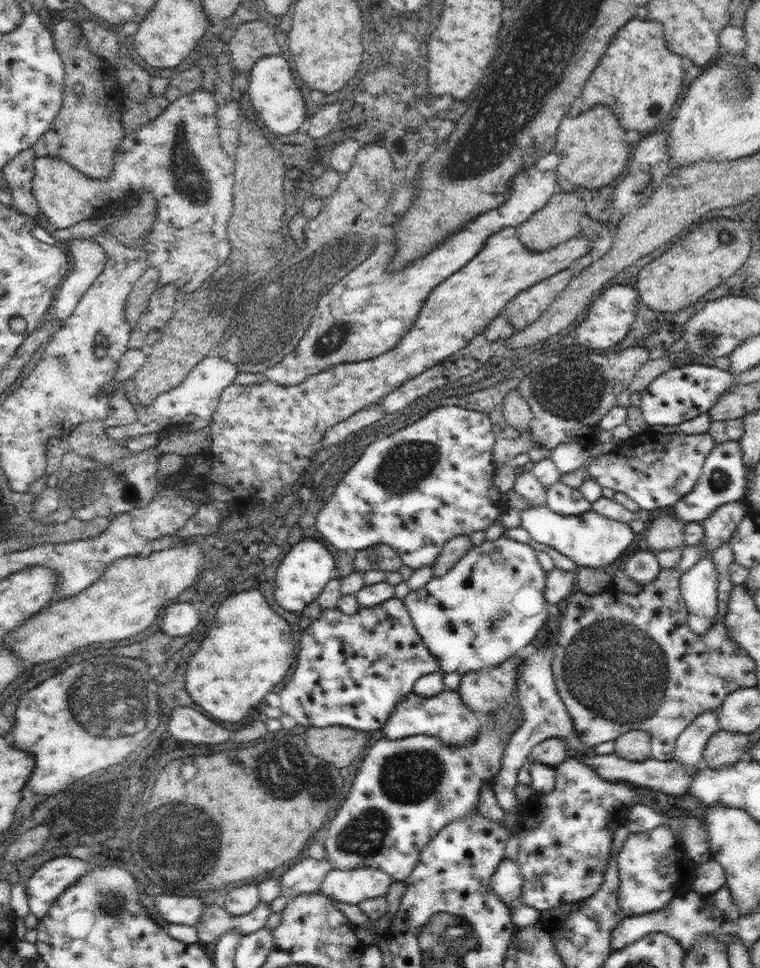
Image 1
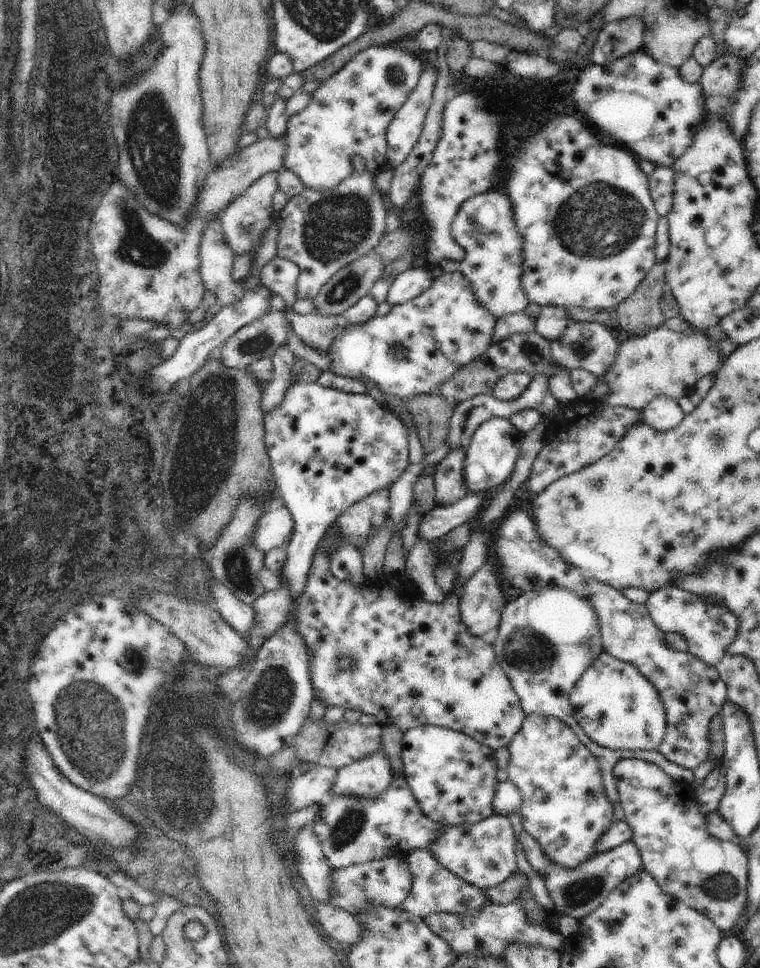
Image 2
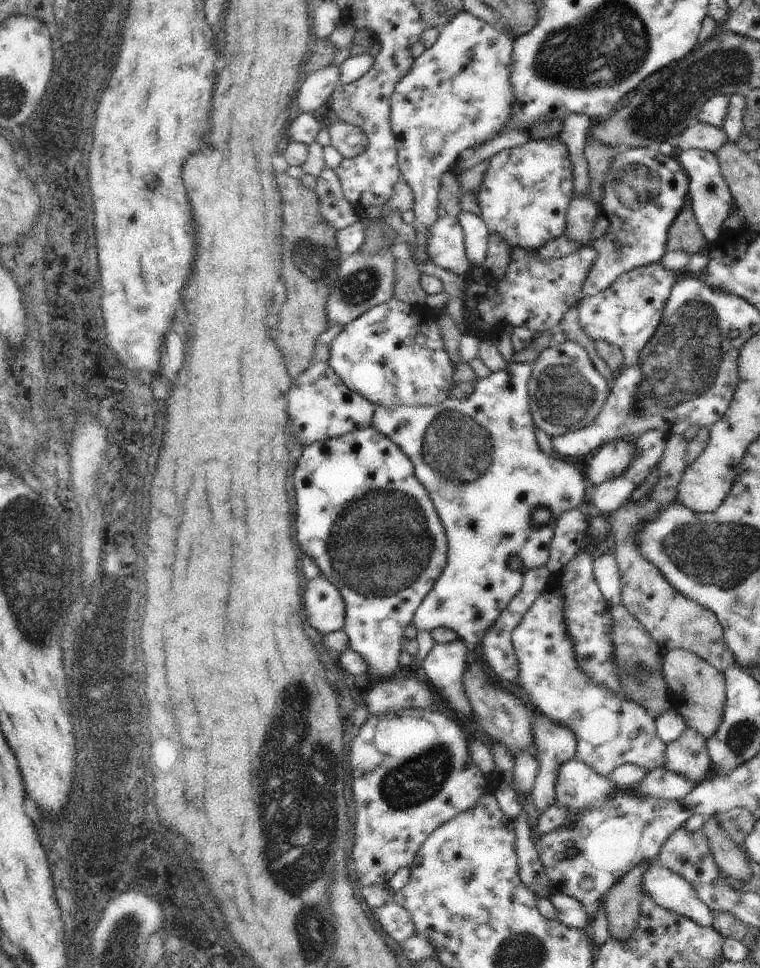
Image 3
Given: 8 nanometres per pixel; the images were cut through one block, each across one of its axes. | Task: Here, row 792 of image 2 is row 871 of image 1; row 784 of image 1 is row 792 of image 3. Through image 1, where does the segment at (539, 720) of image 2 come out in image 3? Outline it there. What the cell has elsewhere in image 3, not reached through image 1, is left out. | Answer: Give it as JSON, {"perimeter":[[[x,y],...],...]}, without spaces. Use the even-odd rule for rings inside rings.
{"perimeter":[[[575,759],[558,768],[553,804],[571,811],[571,821],[557,826],[548,834],[540,835],[534,840],[534,844],[551,884],[552,894],[560,892],[578,900],[588,913],[590,922],[601,907],[605,894],[631,868],[644,861],[655,861],[666,839],[677,828],[685,826],[686,821],[694,815],[681,805],[681,801],[641,797],[632,791],[619,788],[609,776],[598,774],[585,762]]]}

